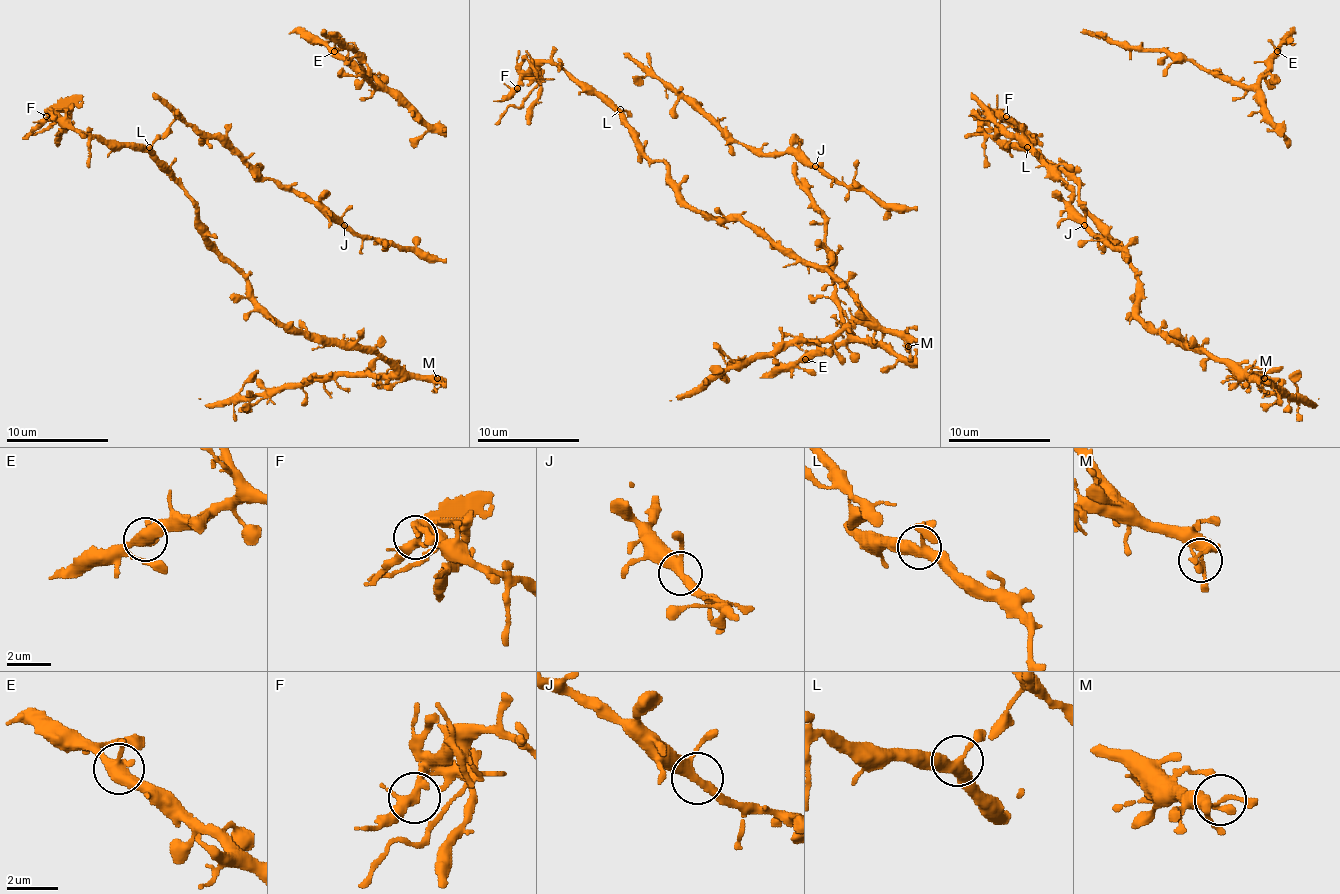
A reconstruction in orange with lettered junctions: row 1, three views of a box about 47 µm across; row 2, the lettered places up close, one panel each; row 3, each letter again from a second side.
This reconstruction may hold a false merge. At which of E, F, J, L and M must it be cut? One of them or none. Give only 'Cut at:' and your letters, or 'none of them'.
Cut at: none of them

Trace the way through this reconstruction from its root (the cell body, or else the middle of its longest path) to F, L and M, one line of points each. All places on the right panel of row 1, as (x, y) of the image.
F: (1050, 165), (1045, 165), (1030, 150), (999, 144), (981, 129), (994, 114), (1006, 116)
L: (1050, 165), (1027, 147)
M: (1050, 165), (1078, 186), (1084, 211), (1125, 255), (1140, 317), (1241, 376), (1264, 378)

